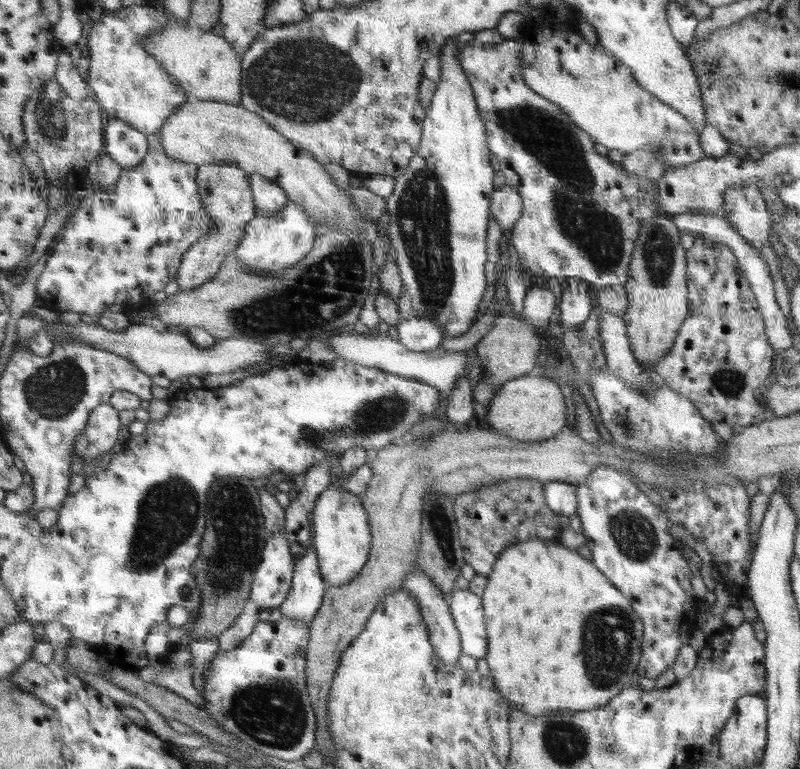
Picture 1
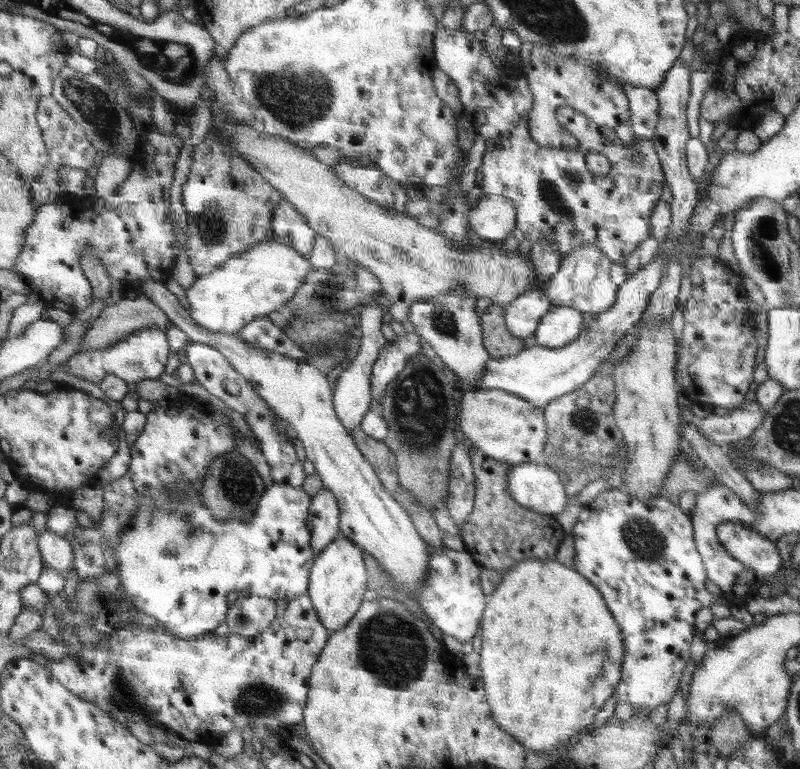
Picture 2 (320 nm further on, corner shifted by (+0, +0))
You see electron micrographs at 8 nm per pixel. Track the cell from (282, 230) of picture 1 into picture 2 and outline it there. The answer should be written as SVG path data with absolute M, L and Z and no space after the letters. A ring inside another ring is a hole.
M276 238L258 243L247 252L231 256L213 273L198 278L192 288L185 290L189 316L206 330L237 334L254 319L268 317L286 306L305 282L311 268L312 263L304 254Z

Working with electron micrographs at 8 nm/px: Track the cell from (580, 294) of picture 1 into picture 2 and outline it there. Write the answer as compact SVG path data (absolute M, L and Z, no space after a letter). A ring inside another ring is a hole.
M552 305L542 316L531 343L562 348L576 340L583 330L583 313L571 306Z

